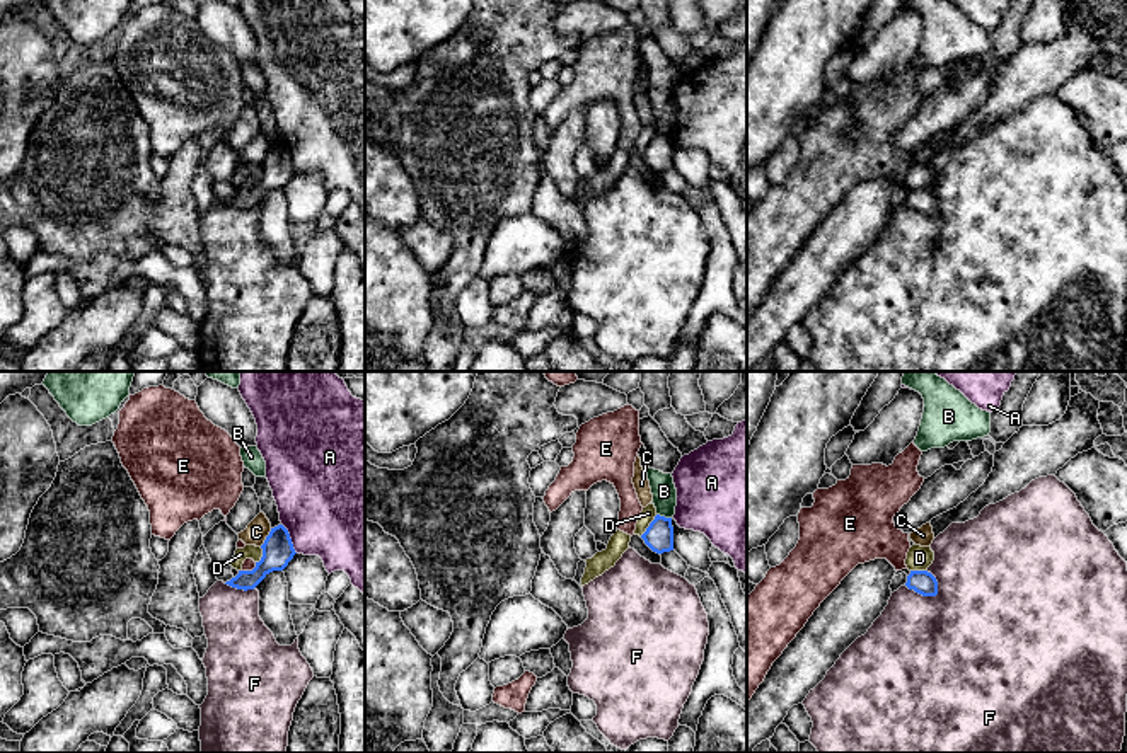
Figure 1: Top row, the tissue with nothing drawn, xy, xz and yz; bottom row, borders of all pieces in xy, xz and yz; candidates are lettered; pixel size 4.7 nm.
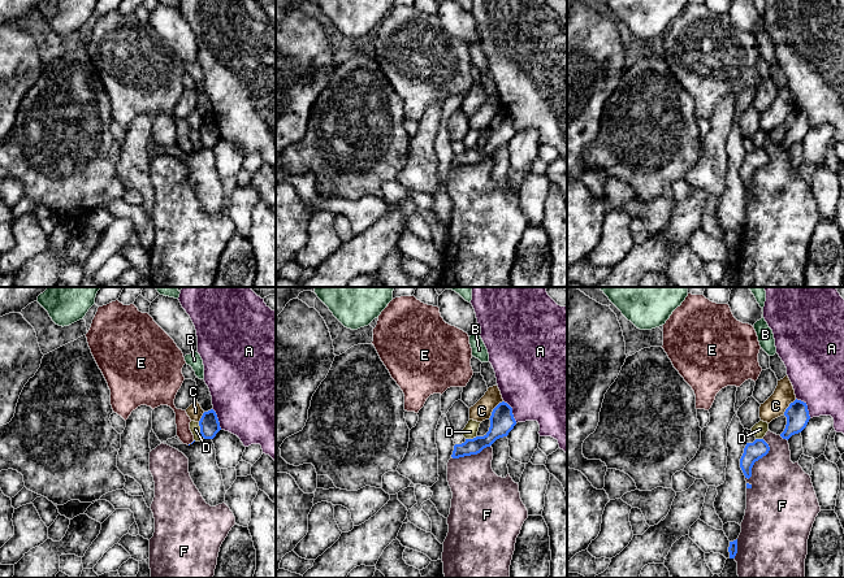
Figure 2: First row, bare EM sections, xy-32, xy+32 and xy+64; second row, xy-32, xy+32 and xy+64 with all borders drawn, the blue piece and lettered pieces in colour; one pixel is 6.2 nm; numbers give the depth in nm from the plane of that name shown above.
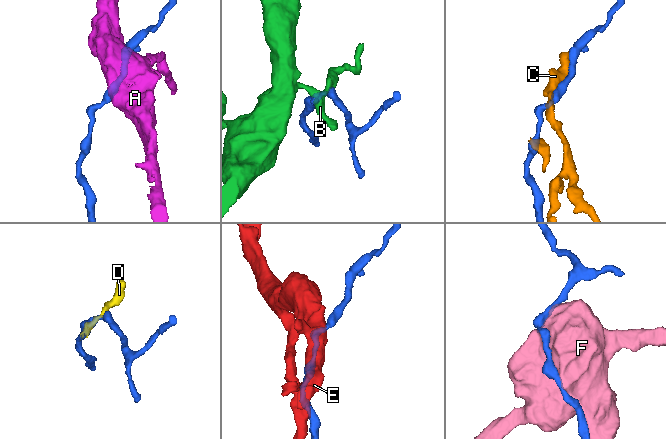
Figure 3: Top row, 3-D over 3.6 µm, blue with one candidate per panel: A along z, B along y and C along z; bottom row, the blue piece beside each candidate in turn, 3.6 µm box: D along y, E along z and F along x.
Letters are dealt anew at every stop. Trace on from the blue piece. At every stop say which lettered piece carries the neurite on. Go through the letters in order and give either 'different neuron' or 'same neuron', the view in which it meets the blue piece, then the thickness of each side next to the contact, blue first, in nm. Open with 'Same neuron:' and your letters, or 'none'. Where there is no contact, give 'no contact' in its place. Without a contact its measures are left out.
Same neuron: none
A: different neuron; contact in xy; calibres 150 and 480 nm
B: different neuron; contact in xz; calibres 140 and 120 nm
C: different neuron; contact in xy; calibres 150 and 110 nm
D: different neuron; contact in xz; calibres 140 and 70 nm
E: different neuron; contact in xy; calibres 150 and 60 nm
F: different neuron; contact in yz; calibres 110 and 500 nm

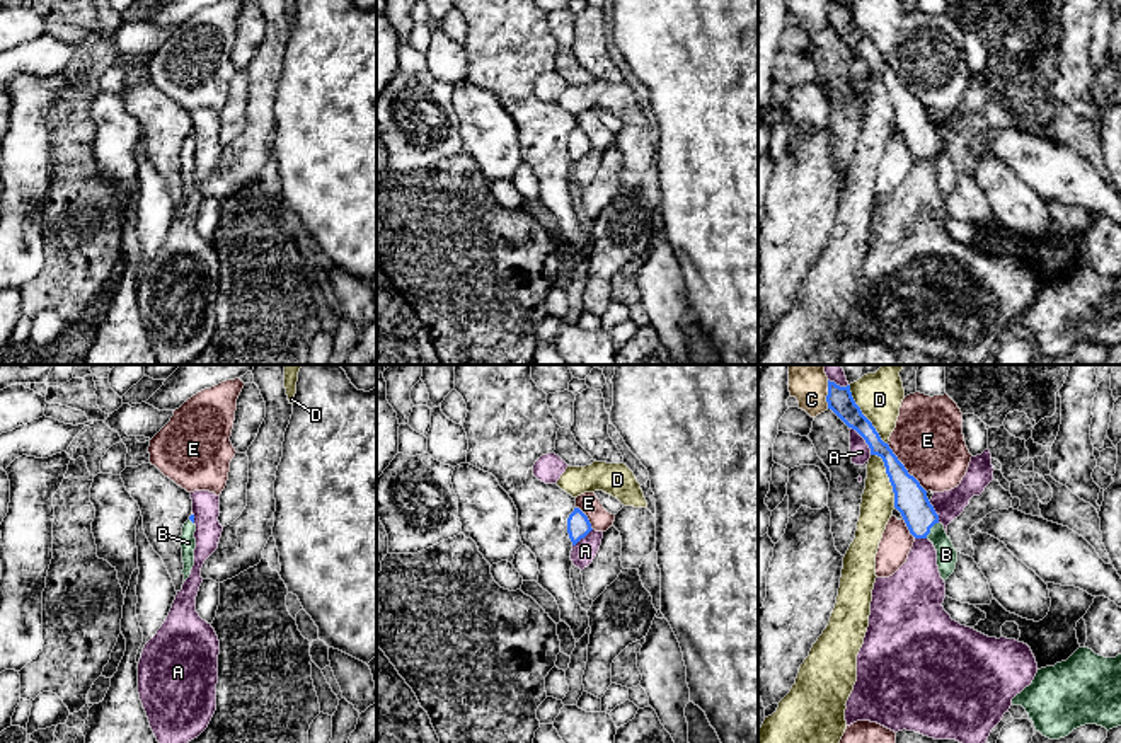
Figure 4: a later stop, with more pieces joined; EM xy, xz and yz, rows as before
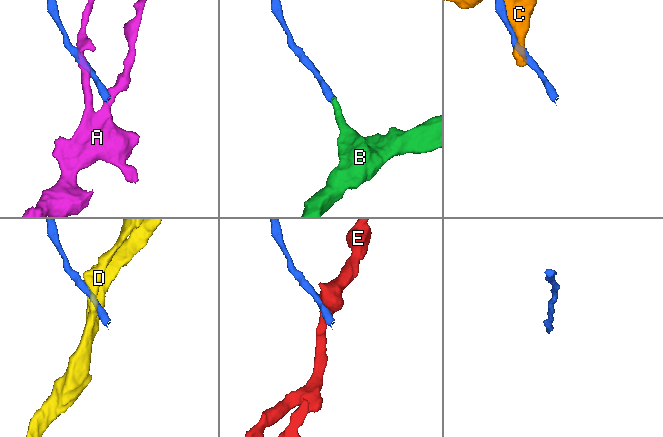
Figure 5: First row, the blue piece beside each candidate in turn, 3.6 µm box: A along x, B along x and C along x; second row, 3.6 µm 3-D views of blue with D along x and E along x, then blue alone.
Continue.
Same neuron: B
A: different neuron; contact in yz; calibres 120 and 90 nm
B: same neuron; contact in yz; calibres 160 and 100 nm
C: different neuron; contact in yz; calibres 120 and 140 nm
D: different neuron; contact in yz; calibres 120 and 190 nm
E: different neuron; contact in yz; calibres 160 and 320 nm

